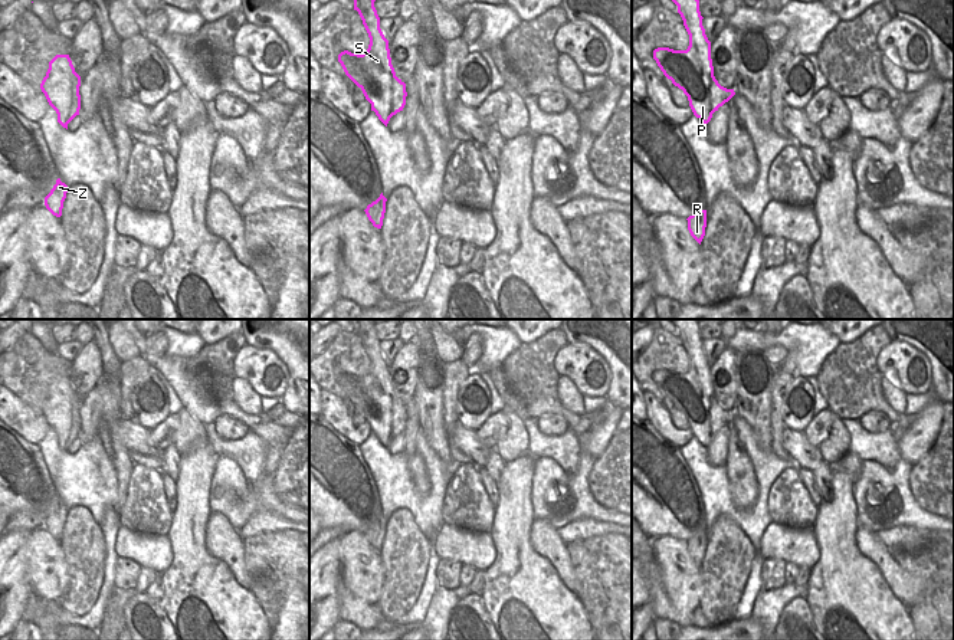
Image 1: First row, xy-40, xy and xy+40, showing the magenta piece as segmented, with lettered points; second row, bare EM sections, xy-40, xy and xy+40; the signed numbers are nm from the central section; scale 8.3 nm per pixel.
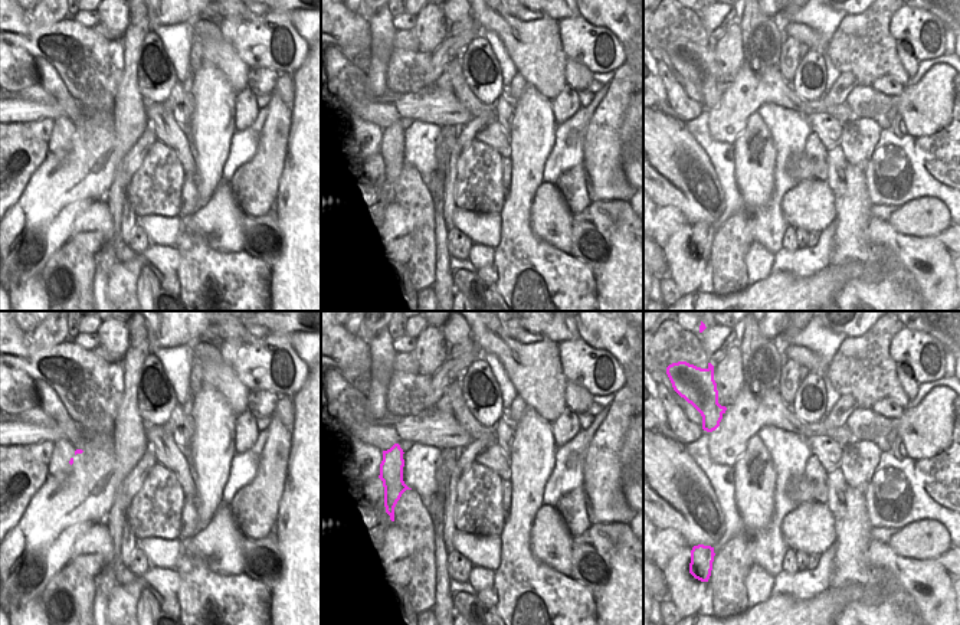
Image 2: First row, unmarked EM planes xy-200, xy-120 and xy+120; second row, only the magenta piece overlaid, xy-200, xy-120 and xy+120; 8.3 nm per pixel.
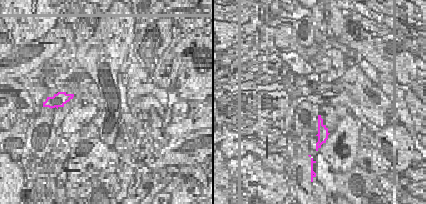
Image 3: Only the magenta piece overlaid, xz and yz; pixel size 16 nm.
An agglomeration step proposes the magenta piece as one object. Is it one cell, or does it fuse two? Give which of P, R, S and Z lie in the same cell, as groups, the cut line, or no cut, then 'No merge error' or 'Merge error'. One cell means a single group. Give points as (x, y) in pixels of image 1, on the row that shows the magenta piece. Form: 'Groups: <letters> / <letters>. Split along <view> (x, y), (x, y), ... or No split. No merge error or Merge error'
Groups: P R S Z. No split. No merge error

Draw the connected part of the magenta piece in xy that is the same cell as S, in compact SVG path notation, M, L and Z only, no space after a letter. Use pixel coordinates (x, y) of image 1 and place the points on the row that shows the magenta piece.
M354 0L368 33L370 45L365 53L344 50L338 55L345 75L363 91L371 104L371 111L387 127L390 118L406 105L406 83L396 76L391 65L389 40L380 29L380 17L374 7L376 0Z

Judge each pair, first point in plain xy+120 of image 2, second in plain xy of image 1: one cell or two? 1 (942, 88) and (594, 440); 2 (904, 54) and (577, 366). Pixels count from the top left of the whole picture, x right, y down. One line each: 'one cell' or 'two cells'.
1: one cell
2: two cells

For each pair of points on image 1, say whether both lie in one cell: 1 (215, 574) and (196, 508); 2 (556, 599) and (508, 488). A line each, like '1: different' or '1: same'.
1: same
2: same

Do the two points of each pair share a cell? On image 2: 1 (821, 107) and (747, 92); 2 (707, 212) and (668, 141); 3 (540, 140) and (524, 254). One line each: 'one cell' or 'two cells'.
1: one cell
2: one cell
3: one cell

